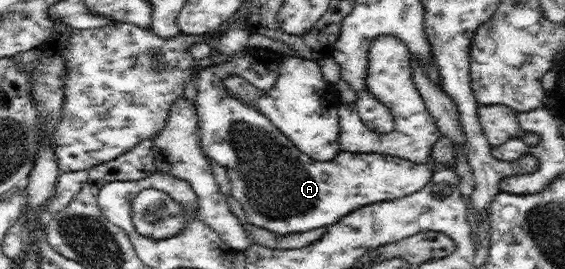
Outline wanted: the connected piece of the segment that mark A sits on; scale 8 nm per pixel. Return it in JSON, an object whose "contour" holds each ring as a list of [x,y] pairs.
{"contour":[[[247,49],[232,55],[230,61],[200,67],[196,71],[197,96],[194,106],[199,122],[199,142],[204,153],[227,170],[232,185],[232,196],[242,205],[249,223],[276,235],[303,233],[333,225],[343,216],[364,205],[413,194],[429,182],[433,174],[429,166],[416,164],[391,154],[351,153],[339,150],[339,153],[329,161],[317,161],[315,158],[308,157],[306,153],[295,147],[255,104],[250,103],[249,97],[244,97],[243,100],[237,98],[231,94],[229,86],[224,82],[226,78],[239,75],[245,79],[248,88],[267,91],[275,85],[284,58],[285,56],[277,51]]]}

